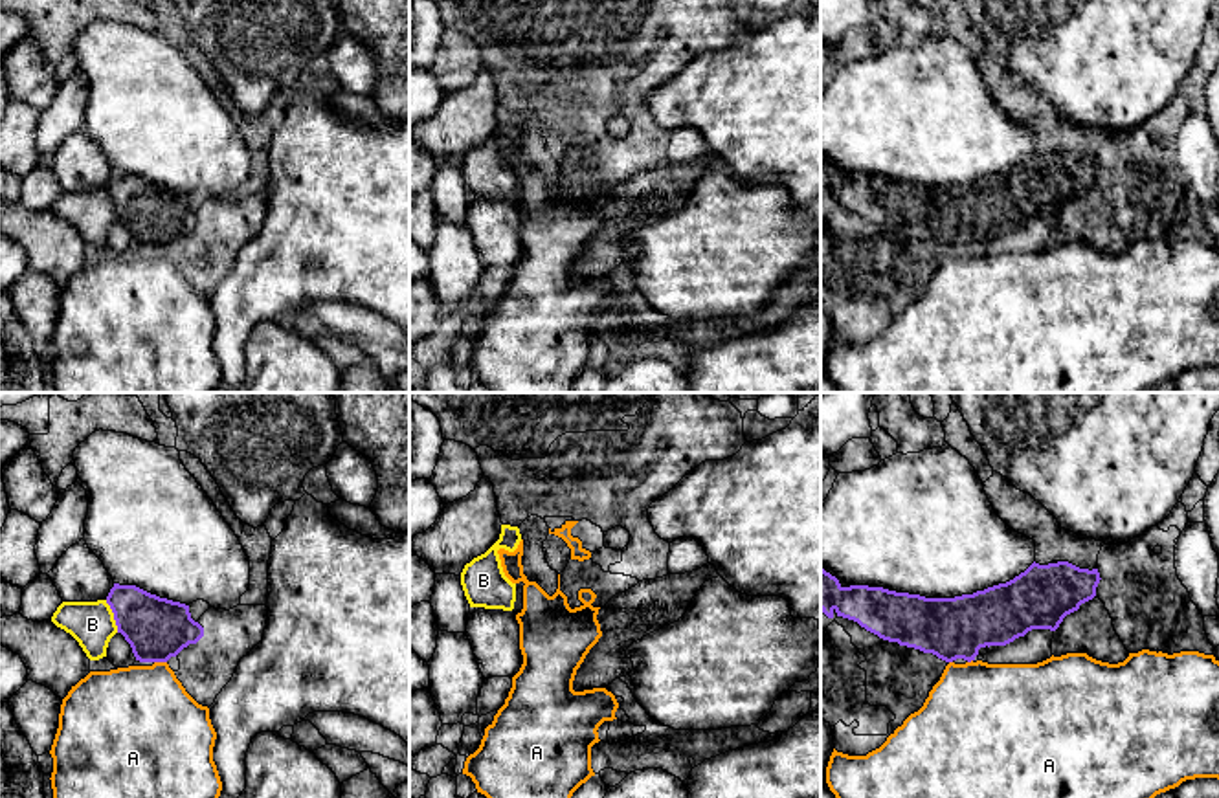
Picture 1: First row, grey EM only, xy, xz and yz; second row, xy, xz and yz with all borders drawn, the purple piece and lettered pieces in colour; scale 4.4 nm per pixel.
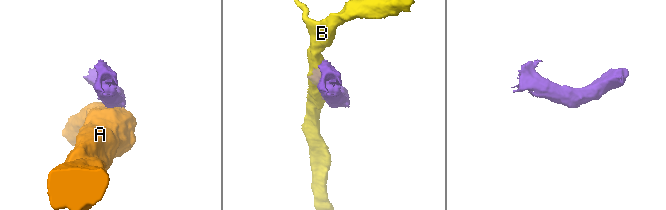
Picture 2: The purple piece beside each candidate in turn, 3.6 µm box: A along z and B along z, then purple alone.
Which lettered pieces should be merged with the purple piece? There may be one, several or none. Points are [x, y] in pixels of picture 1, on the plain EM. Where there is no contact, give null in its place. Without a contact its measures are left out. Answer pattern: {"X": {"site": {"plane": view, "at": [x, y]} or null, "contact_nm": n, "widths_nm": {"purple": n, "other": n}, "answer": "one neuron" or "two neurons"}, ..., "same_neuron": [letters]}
{"A": {"site": {"plane": "xy", "at": [160, 250]}, "contact_nm": 60, "widths_nm": {"purple": 280, "other": 440}, "answer": "two neurons"}, "B": {"site": {"plane": "xy", "at": [114, 206]}, "contact_nm": 160, "widths_nm": {"purple": 280, "other": 200}, "answer": "two neurons"}, "same_neuron": []}

